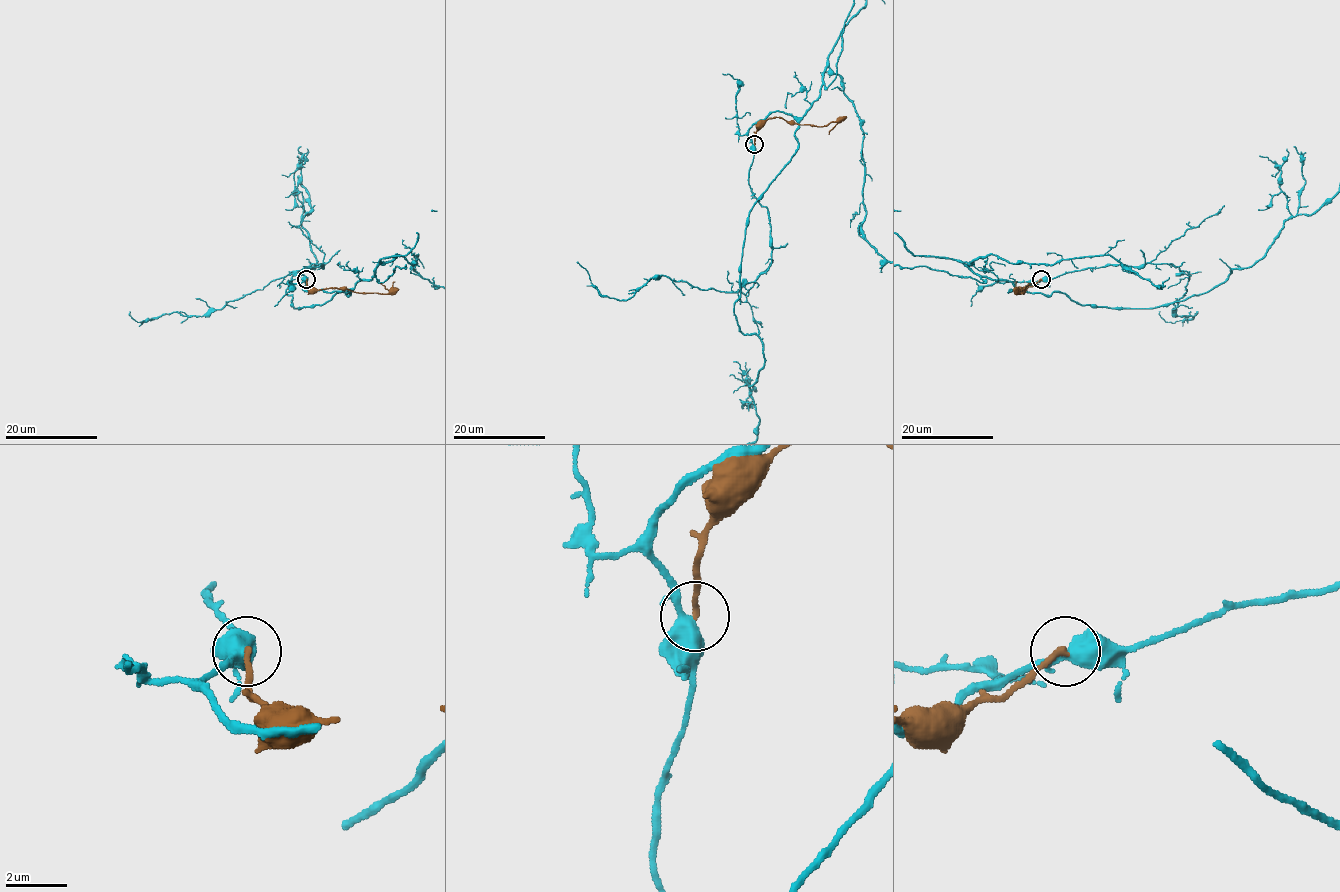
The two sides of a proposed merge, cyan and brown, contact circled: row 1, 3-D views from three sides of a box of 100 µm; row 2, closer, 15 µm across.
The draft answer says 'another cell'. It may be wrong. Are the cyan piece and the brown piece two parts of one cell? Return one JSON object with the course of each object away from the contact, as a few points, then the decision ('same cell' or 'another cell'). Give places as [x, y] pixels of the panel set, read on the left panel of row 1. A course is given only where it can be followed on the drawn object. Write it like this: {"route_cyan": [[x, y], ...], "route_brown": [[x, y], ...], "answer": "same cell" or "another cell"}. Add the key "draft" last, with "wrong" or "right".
{"route_brown": [[306, 279], [308, 286], [318, 290], [334, 287], [380, 293], [389, 291], [380, 284]], "answer": "another cell", "draft": "right"}

